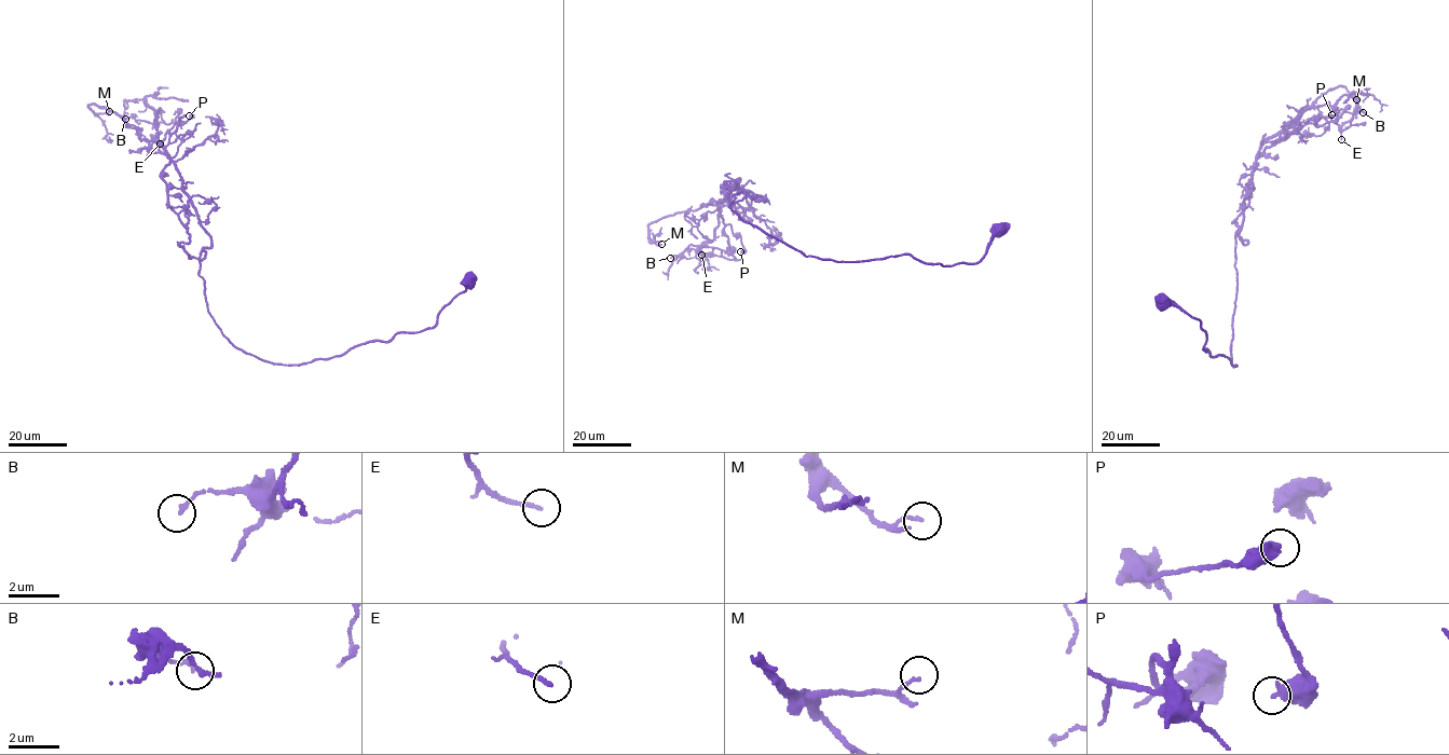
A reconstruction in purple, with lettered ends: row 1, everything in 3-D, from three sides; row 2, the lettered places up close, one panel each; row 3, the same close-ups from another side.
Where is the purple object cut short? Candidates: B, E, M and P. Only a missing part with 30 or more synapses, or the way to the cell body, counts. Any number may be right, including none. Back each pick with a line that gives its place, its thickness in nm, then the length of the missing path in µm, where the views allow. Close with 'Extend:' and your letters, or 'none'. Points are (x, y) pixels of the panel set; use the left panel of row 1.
Extend: none

